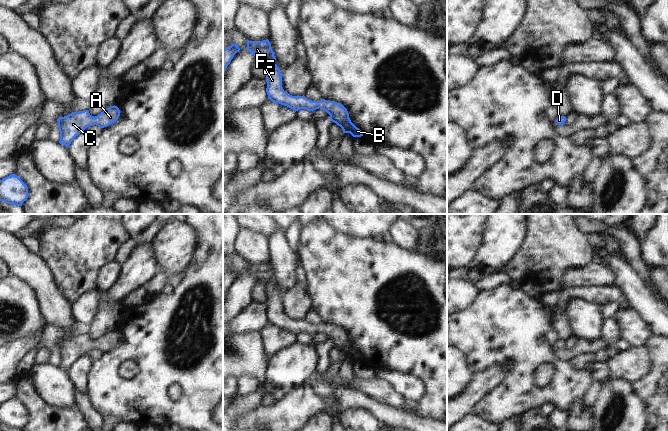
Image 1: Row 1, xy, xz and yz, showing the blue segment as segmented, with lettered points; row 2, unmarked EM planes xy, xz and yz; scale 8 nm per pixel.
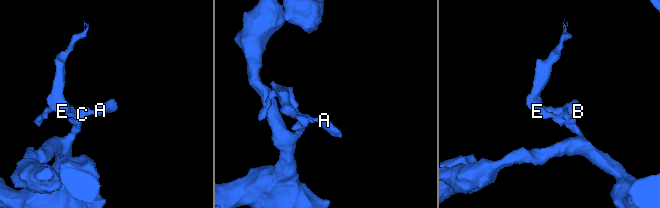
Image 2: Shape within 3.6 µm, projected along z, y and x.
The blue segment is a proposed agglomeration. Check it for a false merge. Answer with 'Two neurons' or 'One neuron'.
One neuron.

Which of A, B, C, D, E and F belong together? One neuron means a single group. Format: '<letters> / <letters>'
A B C D E F

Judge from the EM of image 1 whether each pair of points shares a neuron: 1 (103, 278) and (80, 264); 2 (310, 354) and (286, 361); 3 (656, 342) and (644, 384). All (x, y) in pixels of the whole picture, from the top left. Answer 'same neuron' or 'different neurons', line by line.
1: different neurons
2: same neuron
3: same neuron

